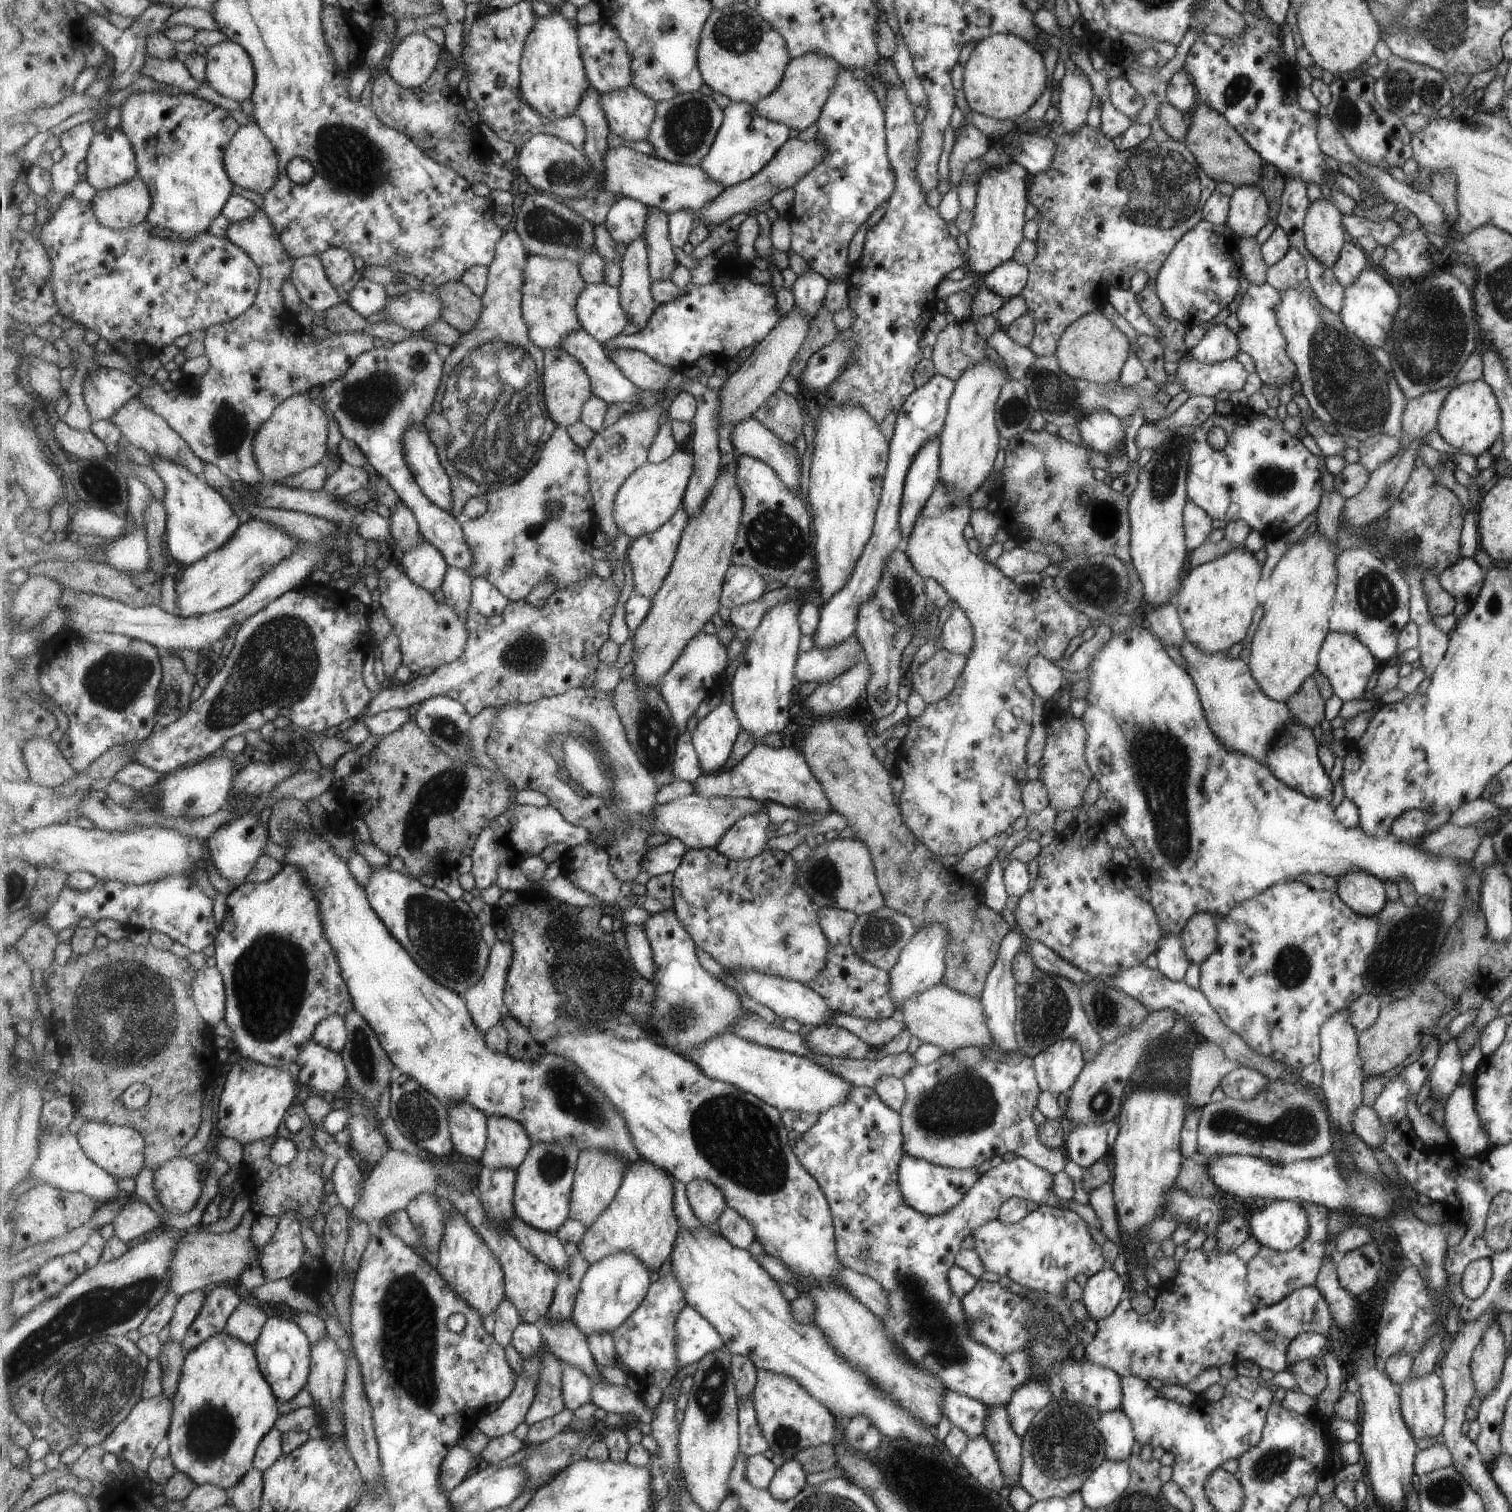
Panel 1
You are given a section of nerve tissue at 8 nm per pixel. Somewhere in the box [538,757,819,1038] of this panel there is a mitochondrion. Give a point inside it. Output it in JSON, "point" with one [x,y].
{"point":[681,1016]}

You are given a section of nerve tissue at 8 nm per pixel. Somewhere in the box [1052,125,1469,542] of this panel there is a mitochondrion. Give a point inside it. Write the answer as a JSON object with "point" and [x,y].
{"point":[1161,192]}

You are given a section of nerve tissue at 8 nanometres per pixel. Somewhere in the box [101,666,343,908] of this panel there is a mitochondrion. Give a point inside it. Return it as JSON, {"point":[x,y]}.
{"point":[189,803]}

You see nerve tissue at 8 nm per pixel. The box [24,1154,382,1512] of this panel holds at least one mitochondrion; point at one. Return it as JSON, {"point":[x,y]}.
{"point":[93,1389]}

